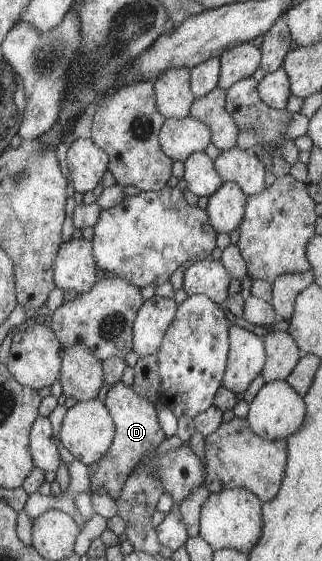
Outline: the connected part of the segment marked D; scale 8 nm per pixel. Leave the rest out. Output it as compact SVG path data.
M123 382L115 383L108 391L104 405L112 417L116 431L110 449L96 464L88 465L90 493L100 491L99 489L102 488L112 499L118 501L136 463L139 463L142 455L156 449L164 441L164 431L156 419L154 405L148 399L136 395L132 386L124 385Z

